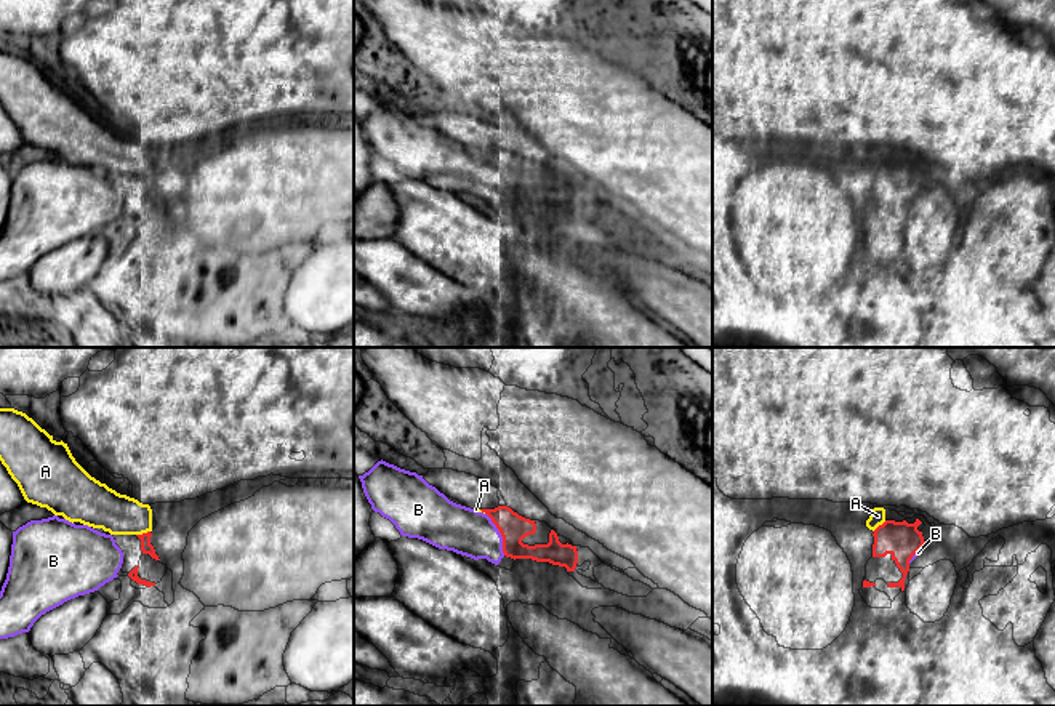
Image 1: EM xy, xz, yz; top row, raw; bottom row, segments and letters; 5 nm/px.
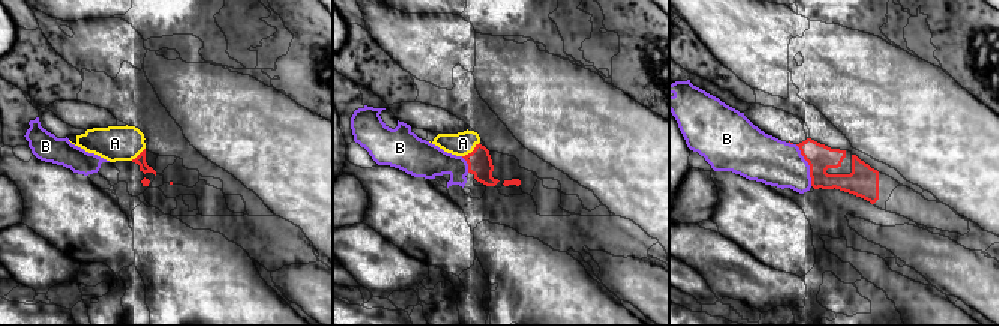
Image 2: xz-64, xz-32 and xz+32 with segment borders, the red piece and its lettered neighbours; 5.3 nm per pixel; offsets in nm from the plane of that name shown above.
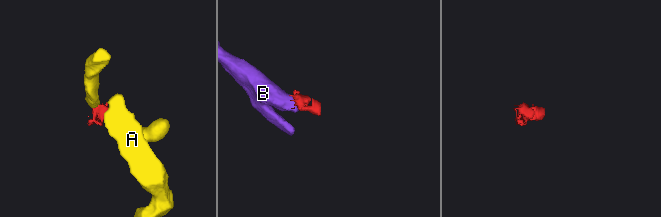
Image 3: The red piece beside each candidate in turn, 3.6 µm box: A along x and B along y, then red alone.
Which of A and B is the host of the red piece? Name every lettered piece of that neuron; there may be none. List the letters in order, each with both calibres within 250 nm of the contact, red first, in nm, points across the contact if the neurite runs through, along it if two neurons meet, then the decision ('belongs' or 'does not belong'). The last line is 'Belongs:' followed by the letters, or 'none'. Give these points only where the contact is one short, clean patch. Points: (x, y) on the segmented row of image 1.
A: calibres 60 and 200 nm; belongs
B: calibres 140 and 240 nm; does not belong
Belongs: A

